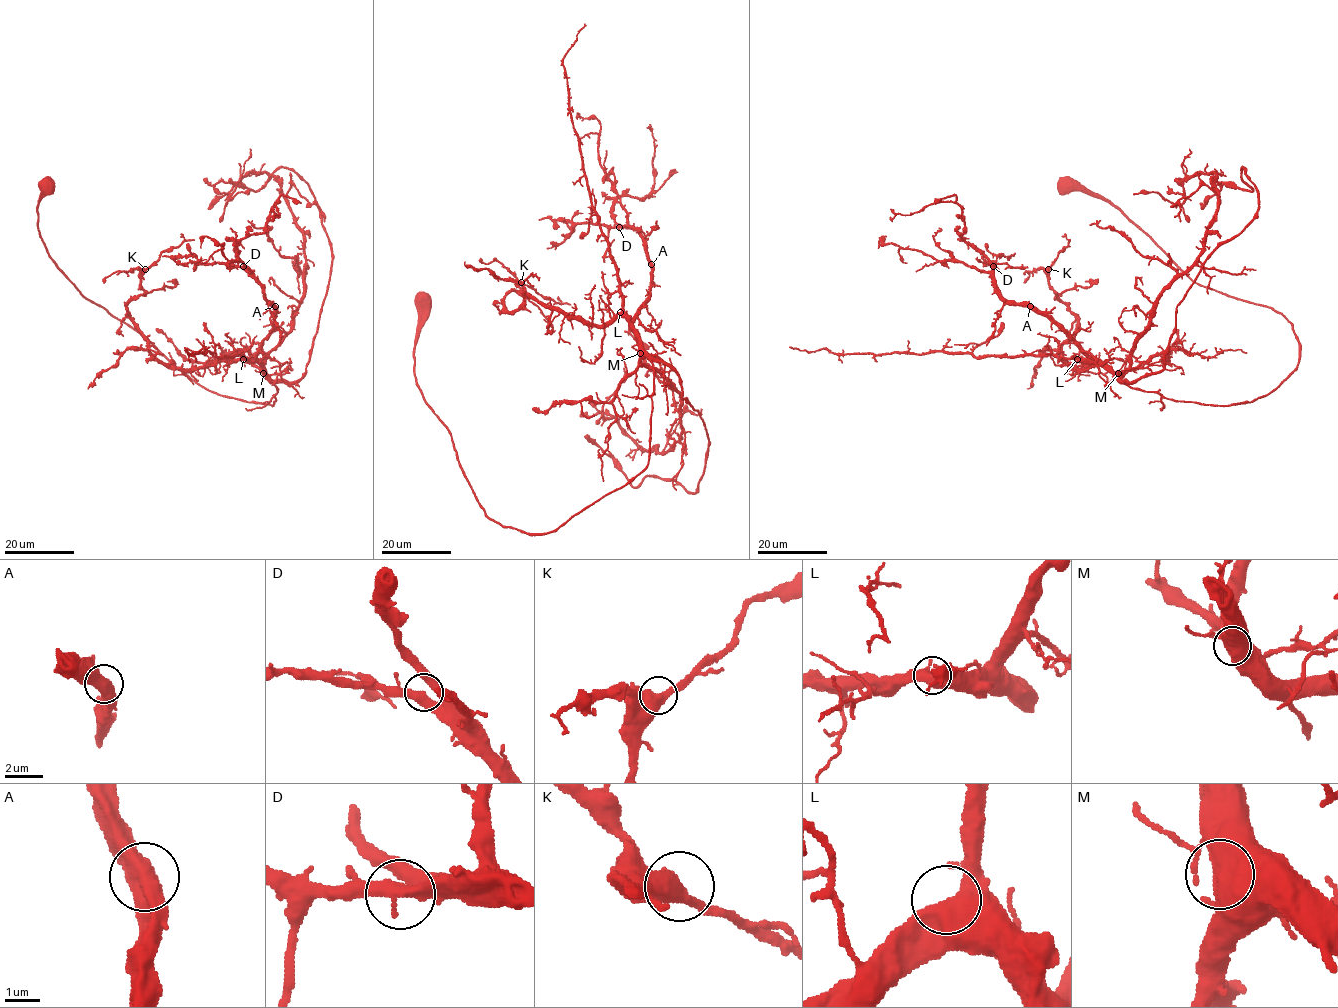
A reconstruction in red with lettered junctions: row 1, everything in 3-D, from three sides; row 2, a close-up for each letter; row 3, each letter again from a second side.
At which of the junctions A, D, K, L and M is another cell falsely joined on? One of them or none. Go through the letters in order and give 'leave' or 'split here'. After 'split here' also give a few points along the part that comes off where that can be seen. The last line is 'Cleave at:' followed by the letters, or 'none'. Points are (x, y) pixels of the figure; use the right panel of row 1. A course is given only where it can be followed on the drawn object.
A: leave
D: leave
K: leave
L: leave
M: leave
Cleave at: none

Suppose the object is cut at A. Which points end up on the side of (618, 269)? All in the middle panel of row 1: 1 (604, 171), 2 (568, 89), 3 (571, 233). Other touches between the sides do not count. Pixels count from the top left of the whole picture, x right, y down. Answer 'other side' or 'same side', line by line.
1: other side
2: same side
3: other side

